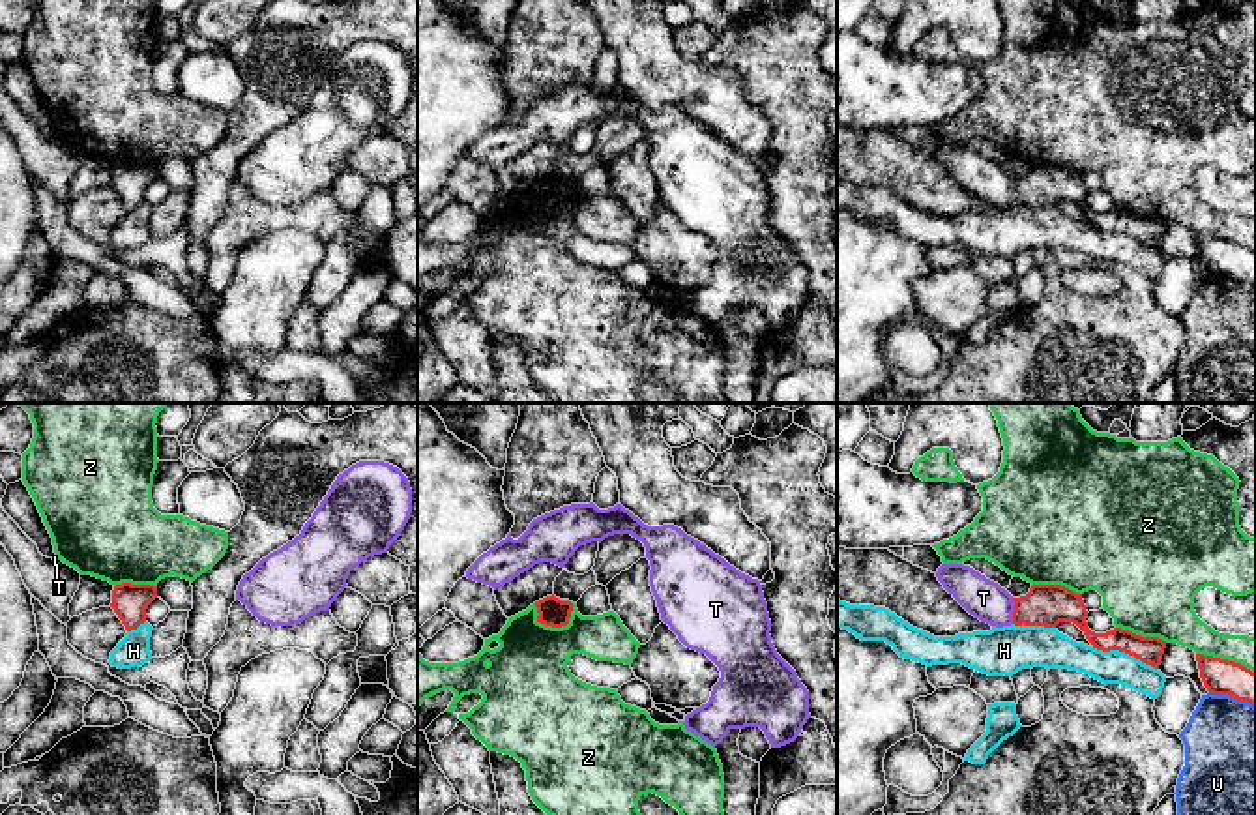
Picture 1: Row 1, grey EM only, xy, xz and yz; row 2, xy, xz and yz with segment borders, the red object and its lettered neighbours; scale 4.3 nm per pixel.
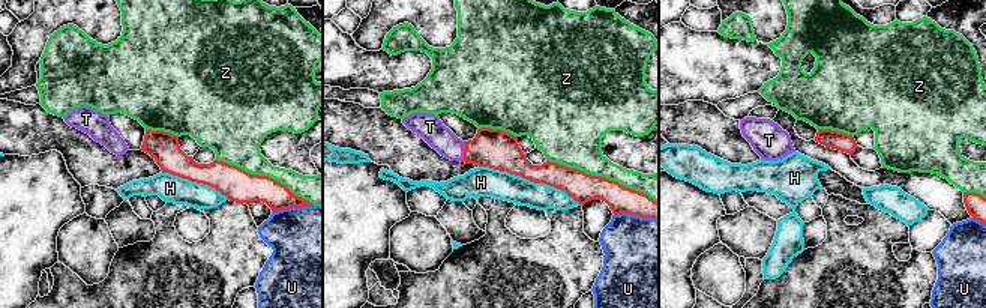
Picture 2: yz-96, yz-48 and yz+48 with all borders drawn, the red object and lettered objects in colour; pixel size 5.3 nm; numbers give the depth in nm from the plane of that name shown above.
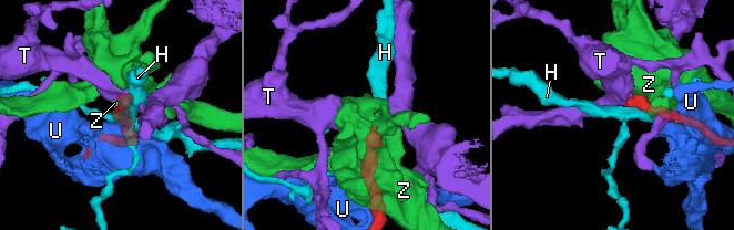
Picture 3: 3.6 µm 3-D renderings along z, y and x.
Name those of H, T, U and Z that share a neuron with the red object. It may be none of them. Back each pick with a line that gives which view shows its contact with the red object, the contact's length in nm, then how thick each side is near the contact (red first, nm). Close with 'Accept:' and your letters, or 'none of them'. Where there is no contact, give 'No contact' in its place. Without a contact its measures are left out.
T: Touches red in yz. Shared border 110 nm. Thickness 180 nm (red) against 170 nm
Accept: T

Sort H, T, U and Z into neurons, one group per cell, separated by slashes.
H / T / U / Z

